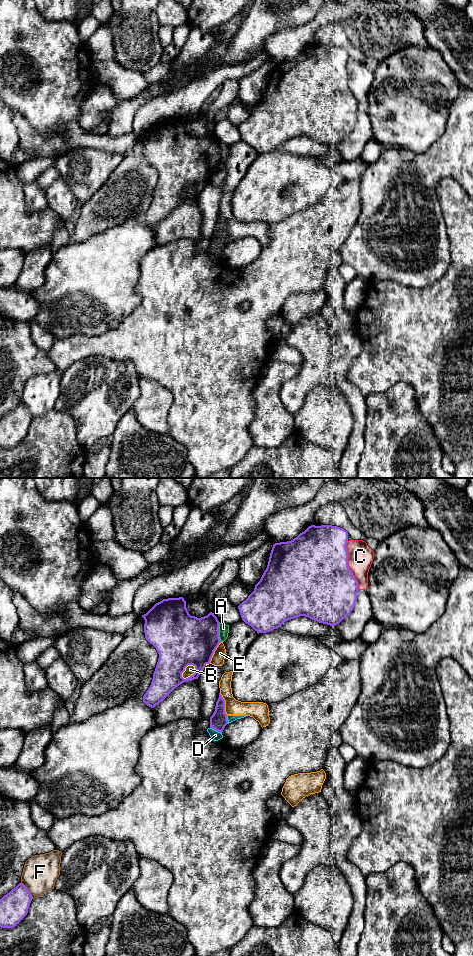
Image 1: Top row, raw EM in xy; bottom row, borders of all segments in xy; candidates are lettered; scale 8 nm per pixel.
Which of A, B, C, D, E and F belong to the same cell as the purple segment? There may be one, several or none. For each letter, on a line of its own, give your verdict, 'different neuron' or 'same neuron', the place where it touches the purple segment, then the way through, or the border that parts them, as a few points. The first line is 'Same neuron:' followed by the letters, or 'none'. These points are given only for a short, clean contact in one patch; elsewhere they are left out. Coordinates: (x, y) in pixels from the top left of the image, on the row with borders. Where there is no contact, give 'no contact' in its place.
Same neuron: none
A: different neuron; contact xy (218, 632)
B: different neuron; contact xy (193, 674)
C: different neuron; contact xy (347, 565)
D: different neuron; contact xy (216, 730); border xy (210, 727), (221, 733)
E: different neuron; contact xy (213, 653)
F: different neuron; contact xy (27, 890)

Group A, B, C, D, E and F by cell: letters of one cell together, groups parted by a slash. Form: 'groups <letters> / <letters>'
groups A / B D E / C / F

